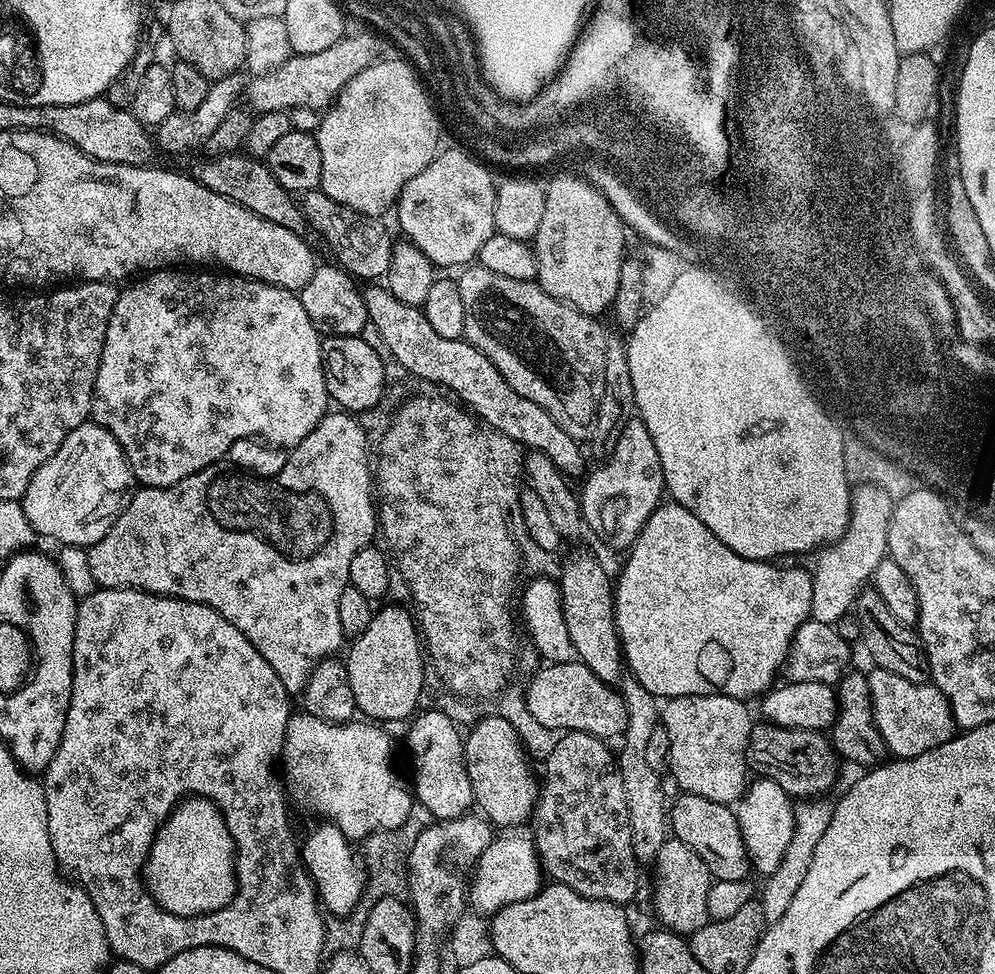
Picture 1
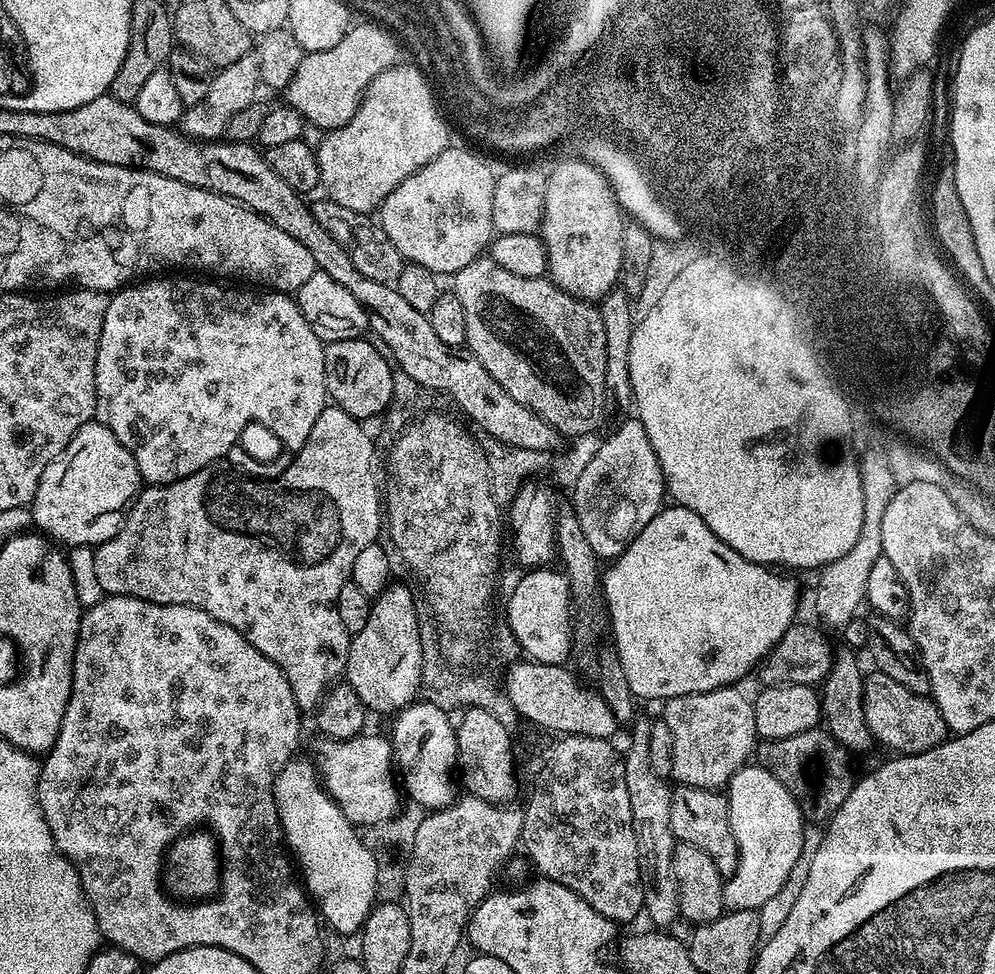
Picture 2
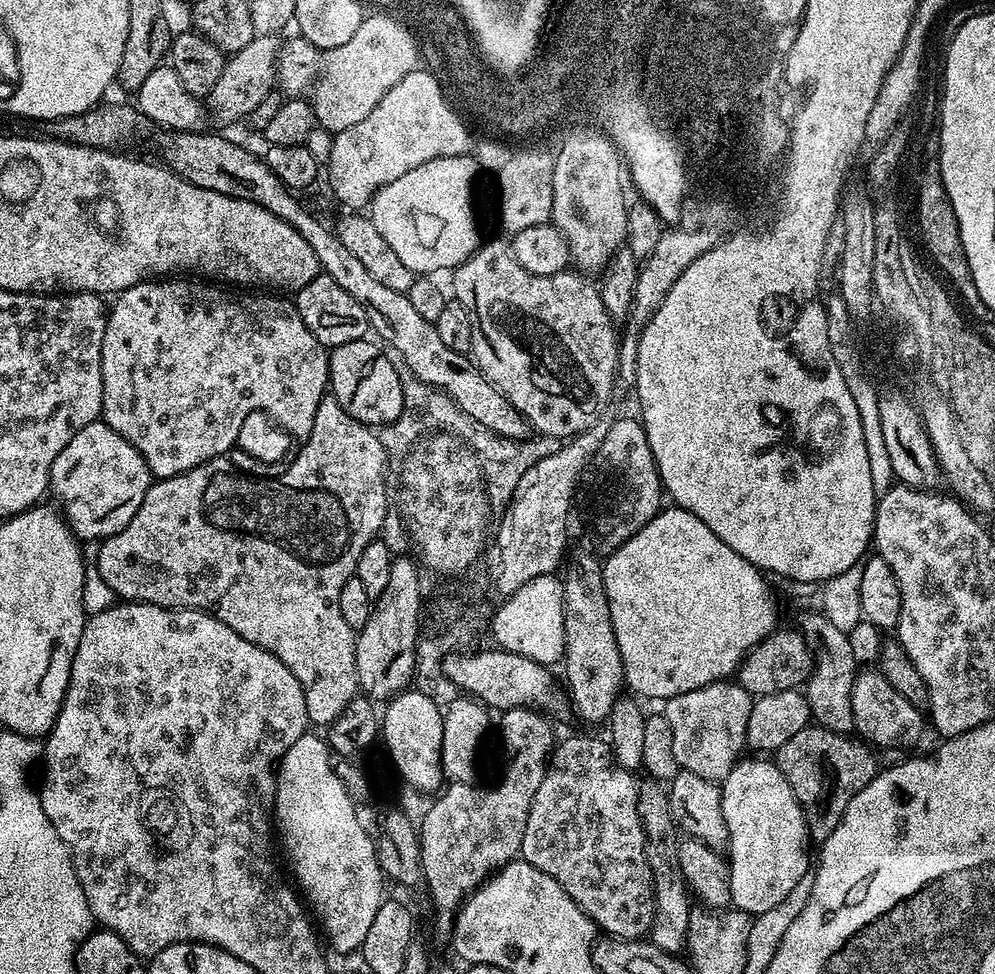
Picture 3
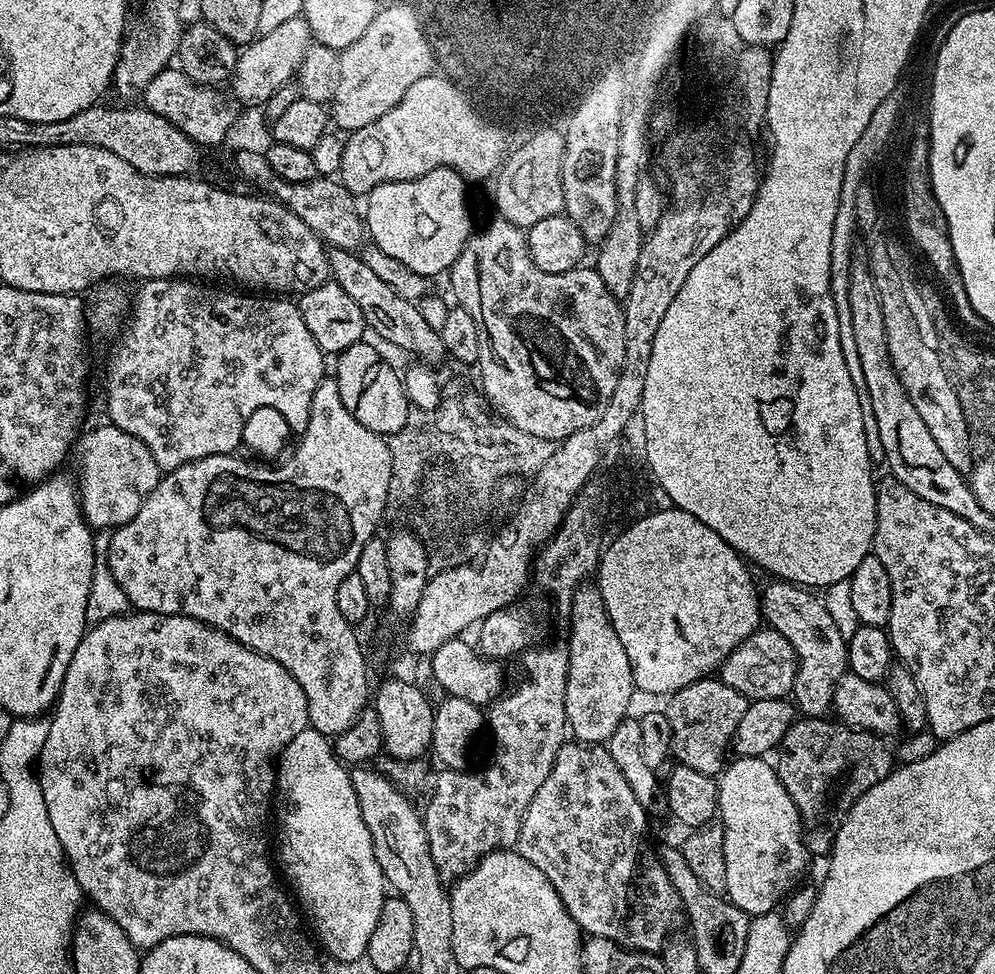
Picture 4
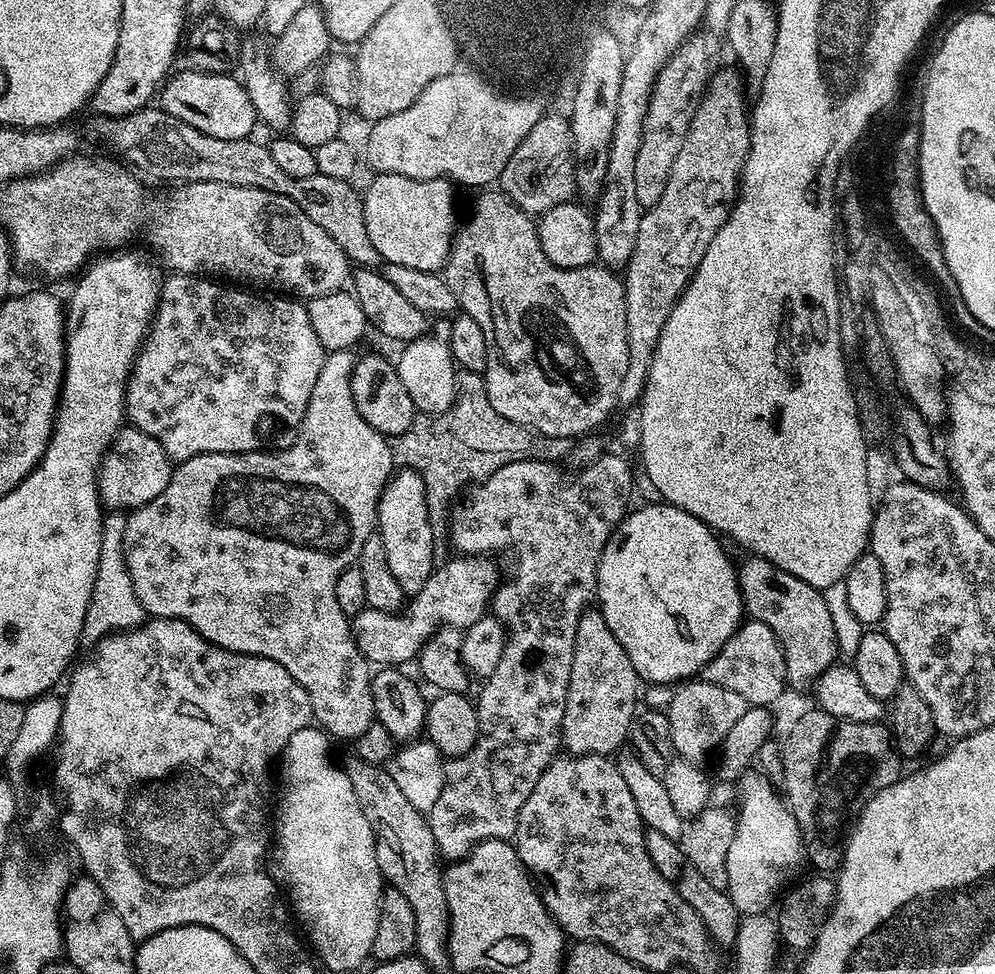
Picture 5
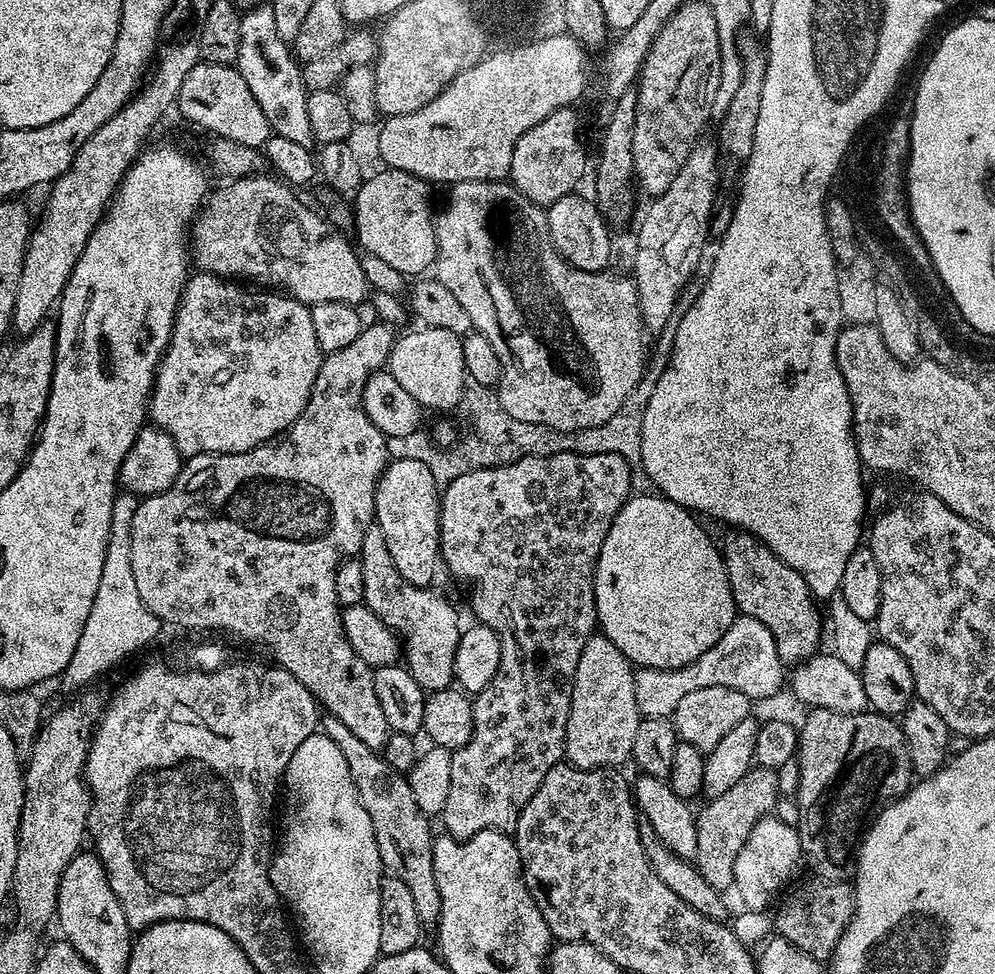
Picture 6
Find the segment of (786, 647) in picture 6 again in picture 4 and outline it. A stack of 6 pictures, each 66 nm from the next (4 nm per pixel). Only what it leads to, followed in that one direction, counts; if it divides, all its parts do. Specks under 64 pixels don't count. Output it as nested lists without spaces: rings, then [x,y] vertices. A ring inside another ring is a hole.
[[[772,578],[767,582],[769,584],[765,588],[763,585],[759,593],[761,617],[767,627],[778,630],[778,634],[790,642],[796,655],[796,677],[791,699],[805,717],[827,717],[833,711],[836,681],[849,671],[848,641],[838,634],[838,626],[834,626],[823,599],[815,591],[803,588],[801,584],[791,584],[789,580]]]

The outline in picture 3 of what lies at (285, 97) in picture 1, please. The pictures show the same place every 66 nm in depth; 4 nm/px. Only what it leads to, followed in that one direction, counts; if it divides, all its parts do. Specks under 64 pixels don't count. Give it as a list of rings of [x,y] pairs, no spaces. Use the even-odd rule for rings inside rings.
[[[365,15],[350,42],[342,42],[342,46],[323,53],[322,67],[310,89],[310,103],[317,125],[330,133],[358,126],[358,122],[382,102],[385,94],[406,78],[406,74],[417,71],[418,45],[412,29],[395,15],[383,15]]]

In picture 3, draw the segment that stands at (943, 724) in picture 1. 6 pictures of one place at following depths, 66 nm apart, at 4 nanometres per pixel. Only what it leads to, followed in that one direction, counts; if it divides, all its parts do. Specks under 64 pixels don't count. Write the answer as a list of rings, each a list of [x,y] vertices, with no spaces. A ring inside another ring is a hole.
[[[864,670],[857,675],[850,690],[850,710],[854,714],[855,735],[877,749],[896,748],[899,744],[916,744],[924,732],[924,724],[926,728],[925,713],[923,716],[920,713],[923,711],[917,705],[902,698],[902,694],[898,694],[898,690],[894,690],[894,686],[886,682],[879,670]]]

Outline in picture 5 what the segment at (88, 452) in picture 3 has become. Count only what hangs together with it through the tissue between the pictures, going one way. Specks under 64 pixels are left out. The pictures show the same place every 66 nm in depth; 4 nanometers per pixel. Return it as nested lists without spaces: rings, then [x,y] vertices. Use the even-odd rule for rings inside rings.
[[[131,426],[116,437],[105,461],[100,466],[100,503],[108,510],[135,510],[158,498],[172,477],[173,461],[153,436]]]

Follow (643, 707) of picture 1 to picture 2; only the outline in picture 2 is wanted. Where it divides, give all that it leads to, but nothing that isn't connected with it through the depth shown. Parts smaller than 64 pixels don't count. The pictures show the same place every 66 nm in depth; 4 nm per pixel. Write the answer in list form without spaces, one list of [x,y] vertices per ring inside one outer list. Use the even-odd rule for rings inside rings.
[[[644,714],[637,715],[630,725],[632,741],[628,744],[628,752],[623,753],[624,769],[626,770],[626,790],[630,793],[630,814],[632,825],[636,835],[636,857],[640,860],[640,877],[644,887],[644,912],[653,920],[655,927],[660,930],[671,929],[671,924],[680,916],[680,891],[678,890],[678,878],[672,869],[674,862],[674,850],[677,846],[677,838],[674,834],[674,826],[670,826],[670,798],[672,788],[665,777],[654,774],[650,766],[650,726],[653,717]]]

